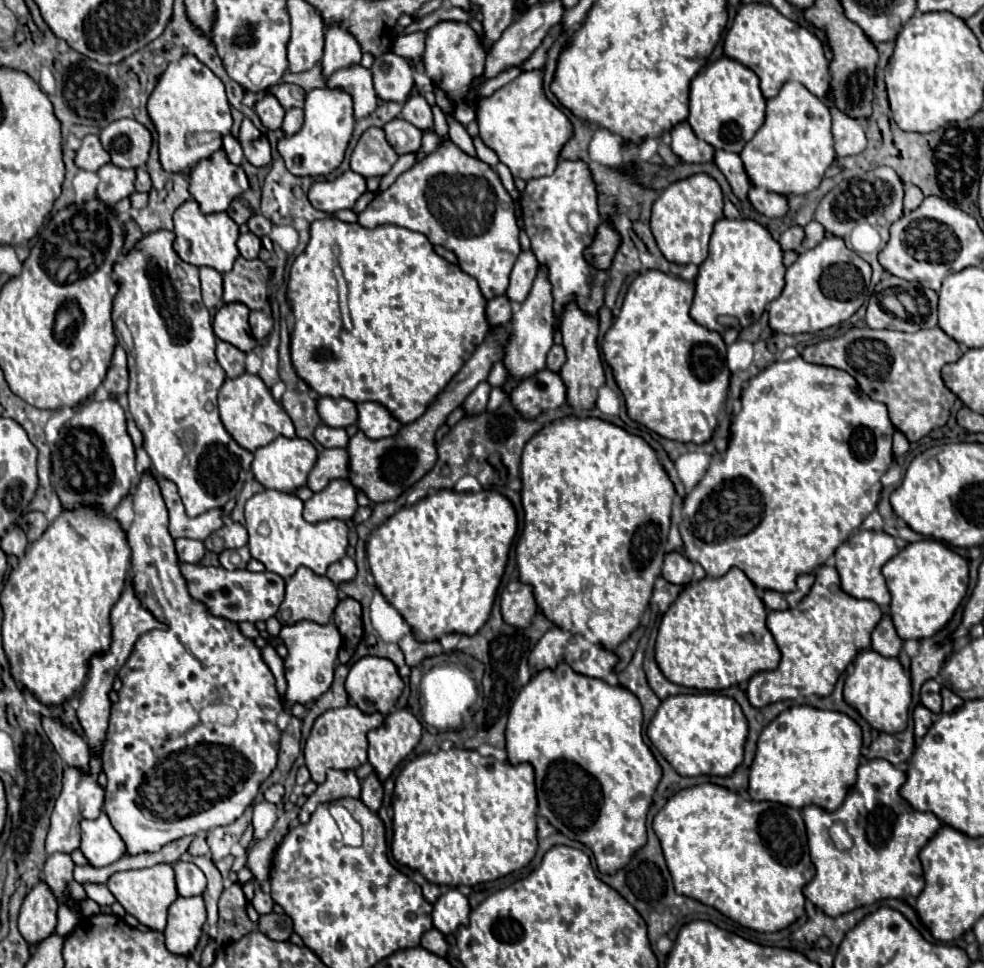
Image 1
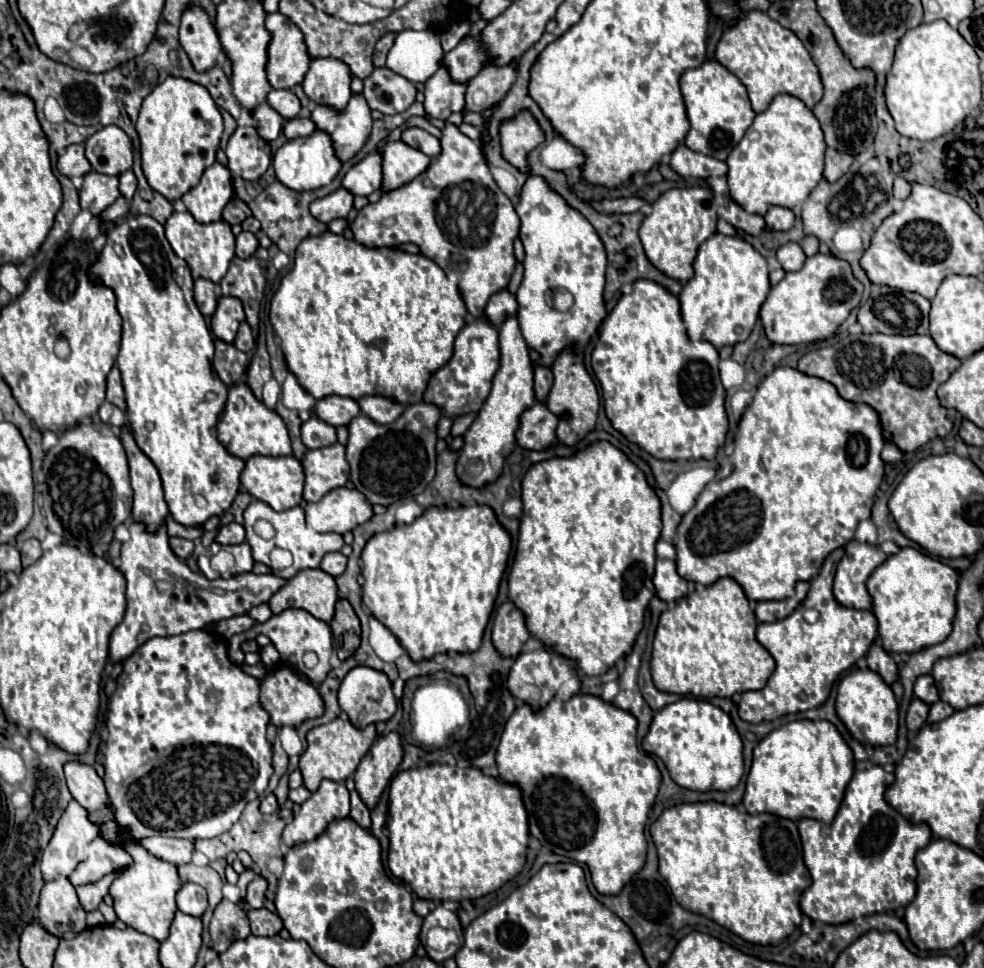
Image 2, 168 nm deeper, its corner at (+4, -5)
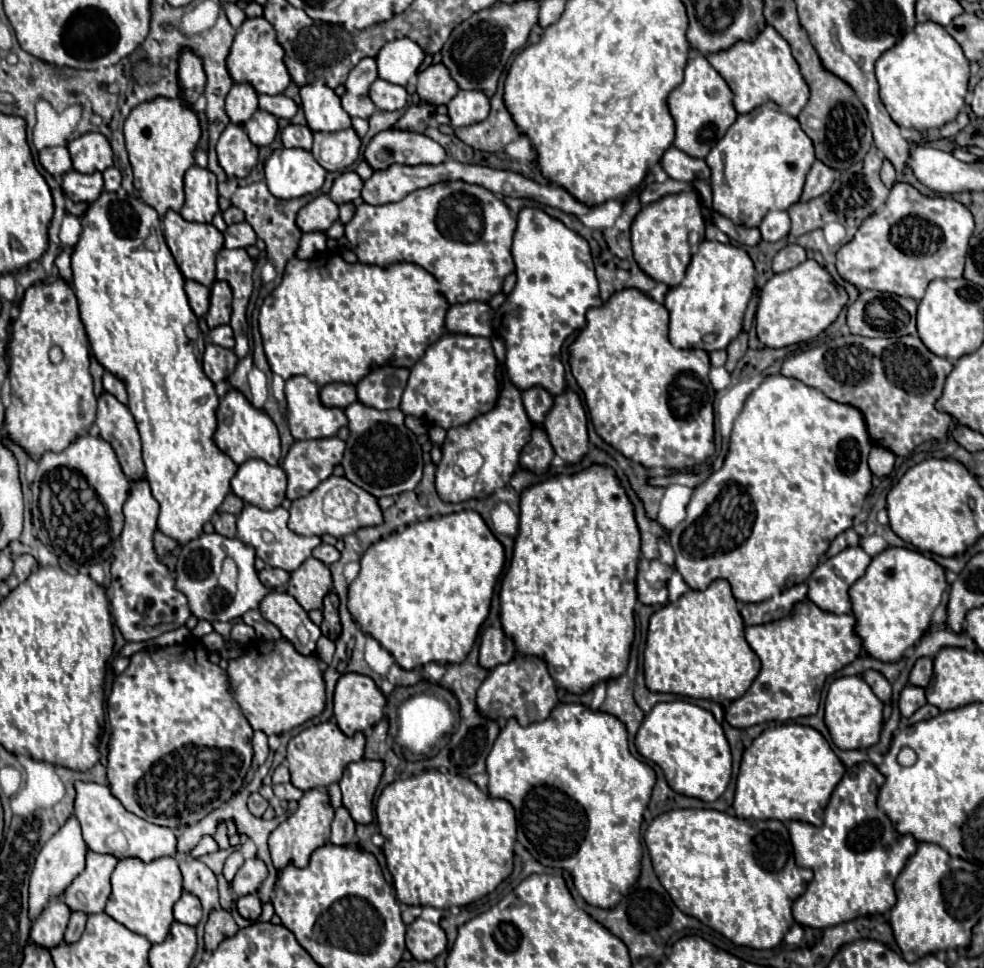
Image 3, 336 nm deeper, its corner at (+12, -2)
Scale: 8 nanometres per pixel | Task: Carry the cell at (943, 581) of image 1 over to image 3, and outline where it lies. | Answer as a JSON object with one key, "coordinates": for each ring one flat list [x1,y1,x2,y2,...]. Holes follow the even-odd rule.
{"coordinates":[[888,547,872,557,866,573,850,587,852,617,856,619,854,631,862,639,862,649,882,661,896,663,904,651,912,647,928,629,932,613,942,601,946,591,944,569,918,551,906,547]]}

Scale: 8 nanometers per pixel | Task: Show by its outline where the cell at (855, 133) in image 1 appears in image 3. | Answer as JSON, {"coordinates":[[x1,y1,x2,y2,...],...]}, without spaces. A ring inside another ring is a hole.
{"coordinates":[[814,161,814,165,806,177,800,201,810,201,814,197,820,197,822,193,826,193,826,189,830,189,832,183,834,183,834,171,830,167,826,167,822,161]]}

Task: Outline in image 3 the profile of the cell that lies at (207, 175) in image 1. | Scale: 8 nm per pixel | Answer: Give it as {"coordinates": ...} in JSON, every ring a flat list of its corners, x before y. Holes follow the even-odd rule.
{"coordinates":[[190,167,184,175,184,207,180,215,186,221,210,223,212,217,220,211,216,177,208,169]]}

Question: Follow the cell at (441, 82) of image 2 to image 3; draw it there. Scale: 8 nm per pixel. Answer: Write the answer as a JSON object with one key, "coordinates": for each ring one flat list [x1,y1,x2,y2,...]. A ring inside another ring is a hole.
{"coordinates":[[424,101,420,105,410,105,406,109,406,113,396,121,396,125,392,129,424,133,424,129,428,127,428,119,430,119,432,111,436,111,436,107,430,105,430,103,424,103]]}

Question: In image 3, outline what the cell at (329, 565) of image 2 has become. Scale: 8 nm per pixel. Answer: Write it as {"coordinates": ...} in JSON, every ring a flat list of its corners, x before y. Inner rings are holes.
{"coordinates":[[320,543,320,545,312,551,312,555,314,555,316,559,320,559,322,563,326,563,326,565,330,565,330,563,334,563,334,561,340,559,340,551,338,551,334,545,326,545,326,543]]}

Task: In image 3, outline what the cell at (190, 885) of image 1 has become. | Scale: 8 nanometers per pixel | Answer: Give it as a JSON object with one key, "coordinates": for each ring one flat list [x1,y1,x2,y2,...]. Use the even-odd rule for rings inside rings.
{"coordinates":[[182,893,180,901,174,905,174,919,178,923,196,927,198,921,202,919,202,905,198,901,198,897,194,897,192,893]]}

